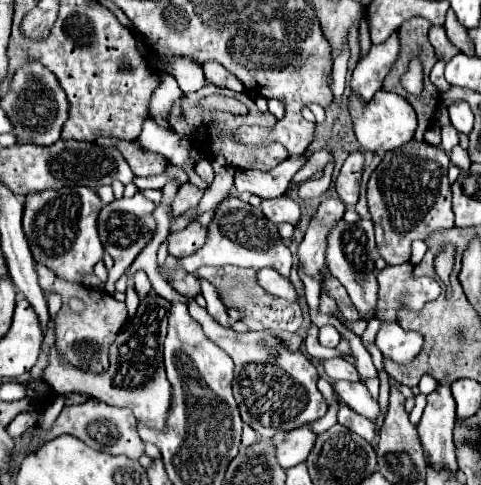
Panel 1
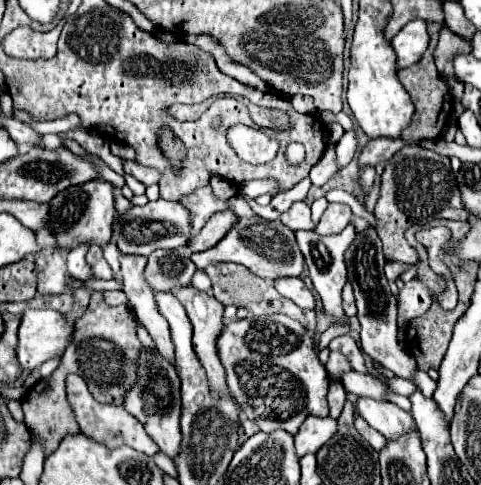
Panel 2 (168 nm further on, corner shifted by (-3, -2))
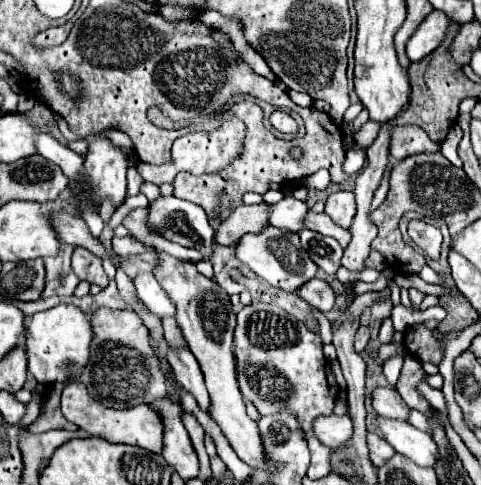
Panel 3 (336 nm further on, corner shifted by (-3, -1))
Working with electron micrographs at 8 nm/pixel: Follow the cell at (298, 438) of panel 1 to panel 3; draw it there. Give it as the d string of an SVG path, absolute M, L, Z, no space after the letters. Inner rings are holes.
M332 414L332 416L320 416L320 418L316 418L312 432L326 446L340 448L340 446L346 446L350 442L354 426L352 426L352 418L348 414L344 414L344 416Z

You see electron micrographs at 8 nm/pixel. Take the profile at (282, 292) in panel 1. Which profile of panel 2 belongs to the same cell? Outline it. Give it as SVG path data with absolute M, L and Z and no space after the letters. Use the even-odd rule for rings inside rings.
M282 277L282 279L276 279L274 287L276 287L276 291L282 297L294 301L298 307L302 307L302 309L314 309L314 297L312 297L310 289L304 285L304 281L300 277Z

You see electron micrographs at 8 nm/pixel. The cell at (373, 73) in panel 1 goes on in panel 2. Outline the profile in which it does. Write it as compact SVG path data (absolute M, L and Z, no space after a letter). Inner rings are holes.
M422 19L410 21L406 27L402 27L400 33L394 35L390 45L394 47L394 53L396 53L396 69L410 67L422 57L422 53L428 47L426 23Z

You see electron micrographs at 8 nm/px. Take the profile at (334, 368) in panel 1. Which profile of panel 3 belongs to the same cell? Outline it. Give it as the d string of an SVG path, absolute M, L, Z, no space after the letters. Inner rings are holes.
M376 388L374 390L374 410L384 418L396 418L396 420L408 420L410 408L408 404L396 394L392 388Z

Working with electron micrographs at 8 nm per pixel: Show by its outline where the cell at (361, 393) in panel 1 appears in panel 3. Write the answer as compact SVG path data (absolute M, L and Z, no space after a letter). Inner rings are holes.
M378 418L378 422L384 438L398 454L410 458L412 462L424 468L436 466L436 462L440 460L440 452L436 442L426 432L420 432L412 424L400 420Z

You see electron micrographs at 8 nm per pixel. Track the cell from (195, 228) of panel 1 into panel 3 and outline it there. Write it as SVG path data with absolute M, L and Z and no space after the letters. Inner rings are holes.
M240 204L224 222L216 226L216 244L234 246L244 234L258 234L268 224L268 204Z

